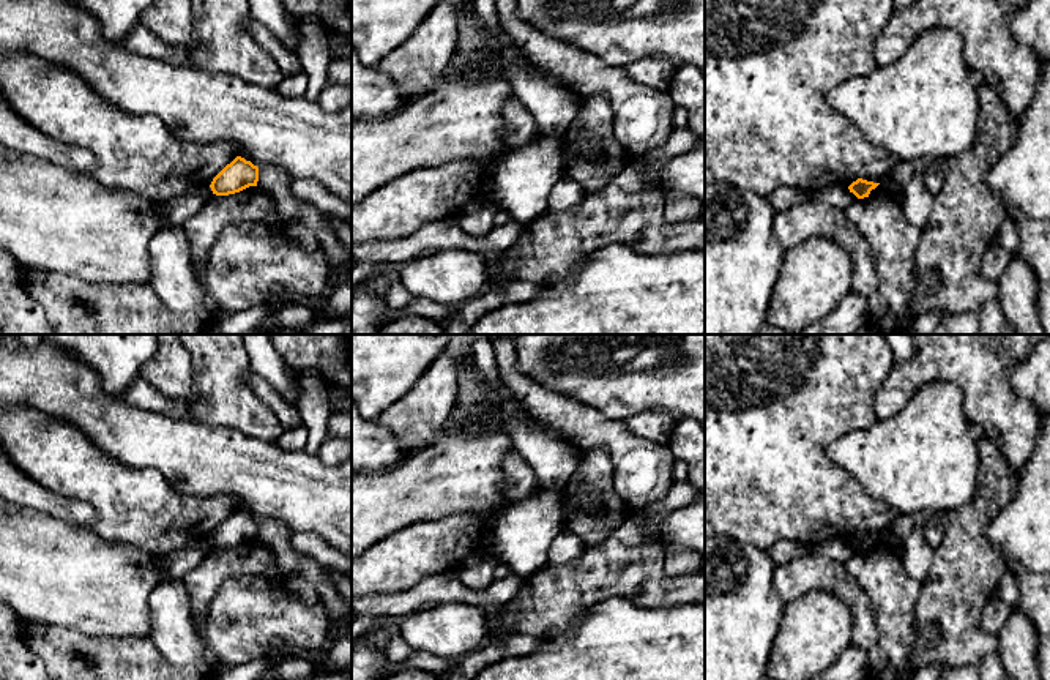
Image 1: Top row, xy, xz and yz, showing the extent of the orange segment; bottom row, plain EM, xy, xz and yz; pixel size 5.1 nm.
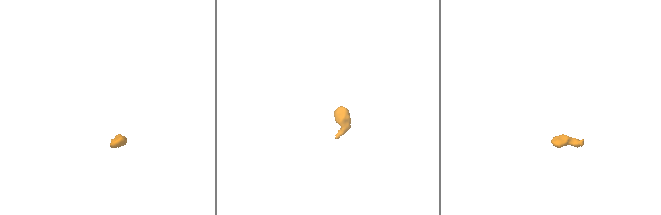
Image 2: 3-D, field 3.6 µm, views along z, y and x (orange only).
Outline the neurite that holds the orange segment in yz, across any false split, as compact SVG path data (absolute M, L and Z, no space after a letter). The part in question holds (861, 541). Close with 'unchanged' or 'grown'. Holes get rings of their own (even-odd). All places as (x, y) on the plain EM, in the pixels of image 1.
M858 532L853 535L848 543L853 546L858 552L869 551L870 544L875 543L880 536L867 535L862 532Z | unchanged

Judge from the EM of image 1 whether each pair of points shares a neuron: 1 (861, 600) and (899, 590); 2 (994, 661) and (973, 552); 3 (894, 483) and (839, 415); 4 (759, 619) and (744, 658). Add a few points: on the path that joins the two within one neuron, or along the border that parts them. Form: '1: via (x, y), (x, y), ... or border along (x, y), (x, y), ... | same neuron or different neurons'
1: border along (847, 568), (874, 608), (878, 635) | different neurons
2: border along (997, 652), (979, 663) | different neurons
3: border along (877, 418), (867, 426), (841, 434), (825, 455) | different neurons
4: via (749, 628), (744, 633), (744, 649) | same neuron

